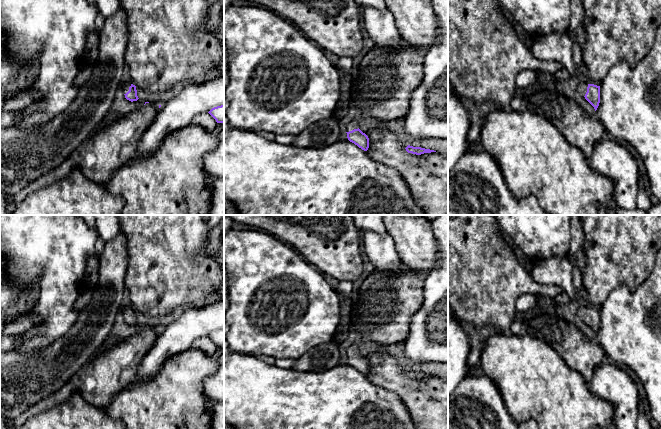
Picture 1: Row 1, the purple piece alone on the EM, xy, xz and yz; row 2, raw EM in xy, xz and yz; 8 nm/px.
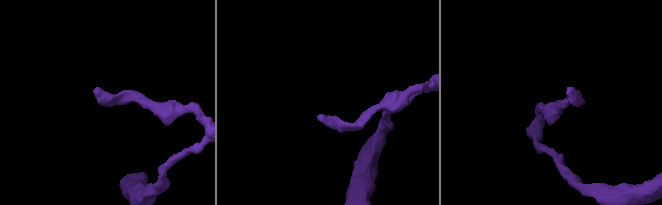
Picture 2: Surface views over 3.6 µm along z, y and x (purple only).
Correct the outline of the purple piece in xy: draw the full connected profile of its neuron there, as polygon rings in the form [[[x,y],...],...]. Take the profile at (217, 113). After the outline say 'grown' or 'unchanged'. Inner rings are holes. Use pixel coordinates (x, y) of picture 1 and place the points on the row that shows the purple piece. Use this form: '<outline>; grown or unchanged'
[[[224,105],[214,107],[208,113],[217,123],[224,123]]]; unchanged

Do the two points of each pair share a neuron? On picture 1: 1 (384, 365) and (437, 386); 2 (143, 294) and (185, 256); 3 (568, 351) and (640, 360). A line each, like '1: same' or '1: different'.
1: same
2: same
3: different

